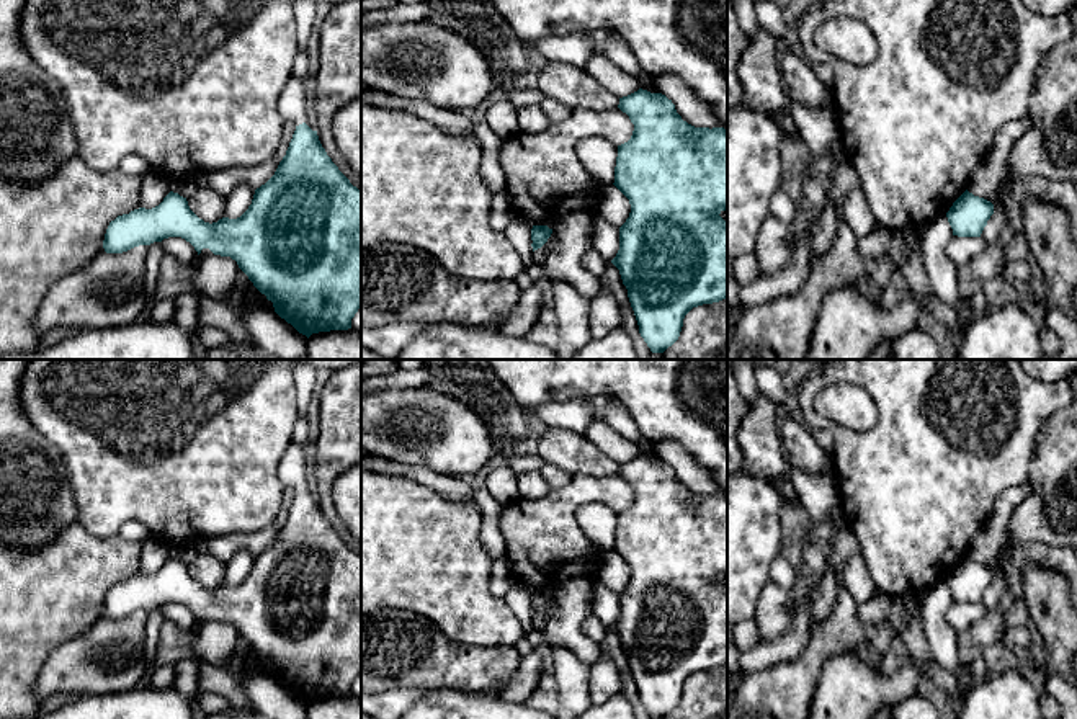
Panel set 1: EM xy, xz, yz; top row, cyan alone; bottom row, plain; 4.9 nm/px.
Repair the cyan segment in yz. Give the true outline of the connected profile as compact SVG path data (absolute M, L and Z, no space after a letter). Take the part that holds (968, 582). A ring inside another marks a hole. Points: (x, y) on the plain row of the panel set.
M968 556L953 569L946 578L953 601L981 603L987 587L994 580L994 570L974 562Z

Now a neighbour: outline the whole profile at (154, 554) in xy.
M149 534L142 541L141 551L141 572L152 575L159 572L163 564L170 559L168 546L160 538Z

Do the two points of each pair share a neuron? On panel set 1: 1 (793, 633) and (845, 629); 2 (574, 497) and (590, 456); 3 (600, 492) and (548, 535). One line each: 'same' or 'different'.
1: different
2: different
3: same

